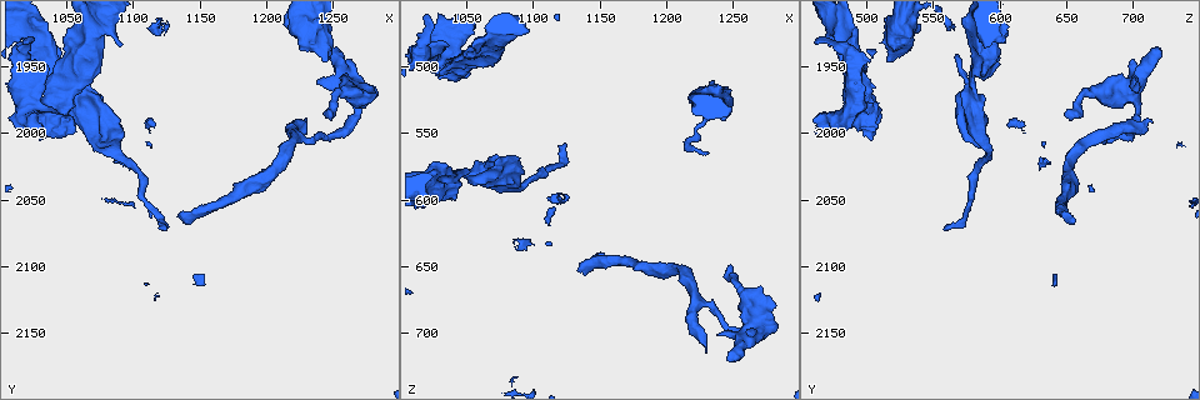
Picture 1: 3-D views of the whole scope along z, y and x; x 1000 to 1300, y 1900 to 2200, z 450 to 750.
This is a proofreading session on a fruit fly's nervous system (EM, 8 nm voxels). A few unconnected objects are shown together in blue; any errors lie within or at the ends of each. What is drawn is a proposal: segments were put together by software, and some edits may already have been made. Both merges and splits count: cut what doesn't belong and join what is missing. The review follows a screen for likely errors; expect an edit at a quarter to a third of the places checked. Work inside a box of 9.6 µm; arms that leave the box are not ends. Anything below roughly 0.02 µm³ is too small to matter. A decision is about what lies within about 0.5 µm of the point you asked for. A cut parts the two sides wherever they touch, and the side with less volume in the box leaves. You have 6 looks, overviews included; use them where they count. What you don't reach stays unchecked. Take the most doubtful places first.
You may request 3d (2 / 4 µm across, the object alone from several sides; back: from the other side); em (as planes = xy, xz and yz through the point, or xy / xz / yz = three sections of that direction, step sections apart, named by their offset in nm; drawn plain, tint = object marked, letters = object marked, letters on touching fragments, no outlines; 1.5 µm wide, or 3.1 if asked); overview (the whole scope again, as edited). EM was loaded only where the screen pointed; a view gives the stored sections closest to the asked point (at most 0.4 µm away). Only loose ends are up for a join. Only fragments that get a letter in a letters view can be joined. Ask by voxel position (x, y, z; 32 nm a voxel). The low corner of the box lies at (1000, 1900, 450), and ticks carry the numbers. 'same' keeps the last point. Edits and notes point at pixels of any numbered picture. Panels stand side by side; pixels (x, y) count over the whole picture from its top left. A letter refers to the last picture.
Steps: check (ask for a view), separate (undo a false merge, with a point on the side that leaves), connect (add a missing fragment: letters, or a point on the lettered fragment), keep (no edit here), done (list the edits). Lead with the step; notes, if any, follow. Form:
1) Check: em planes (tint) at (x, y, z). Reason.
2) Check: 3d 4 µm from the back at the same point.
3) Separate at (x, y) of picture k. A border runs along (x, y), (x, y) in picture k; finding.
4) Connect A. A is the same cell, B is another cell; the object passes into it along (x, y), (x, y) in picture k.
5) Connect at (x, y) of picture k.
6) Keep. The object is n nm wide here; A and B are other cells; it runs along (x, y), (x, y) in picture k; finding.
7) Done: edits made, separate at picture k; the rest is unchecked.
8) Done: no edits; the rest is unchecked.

Check: em yz step 8 (tint) at (1246, 1986, 648). Free end.

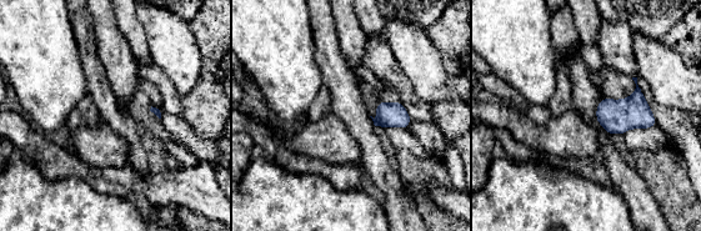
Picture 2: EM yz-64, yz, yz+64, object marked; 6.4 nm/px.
Check: em yz step 8 (letters) at the same point.

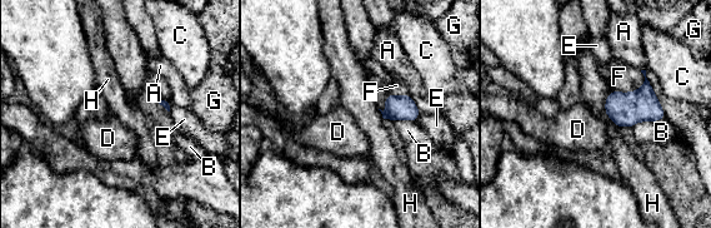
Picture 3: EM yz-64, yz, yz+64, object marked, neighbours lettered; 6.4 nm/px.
Keep. The longest contact is with A, 360 nm; A, B, C, D, E, F, G and H are other cells; none of them fits.

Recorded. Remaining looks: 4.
Check: em xz step 8 (tint) at (1230, 1920, 568). Tapers out.

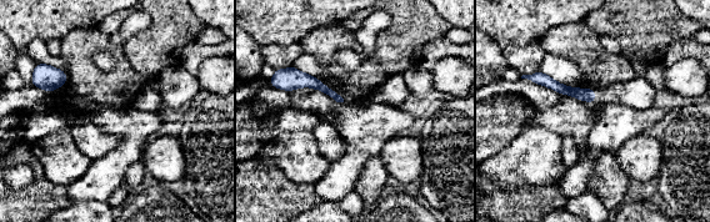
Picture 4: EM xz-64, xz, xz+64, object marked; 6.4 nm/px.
Check: em xz step 8 (letters) at the same point.

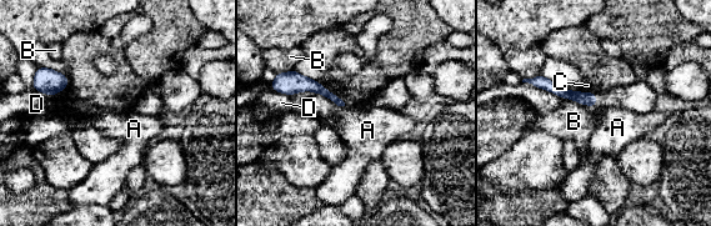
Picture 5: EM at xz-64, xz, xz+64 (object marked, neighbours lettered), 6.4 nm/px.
Keep. A, B, C and D are other cells; a border runs along (338, 105), (344, 106) in picture 5; none of them fits.

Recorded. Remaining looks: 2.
Check: em planes (letters) at (1248, 1938, 720). An open end.

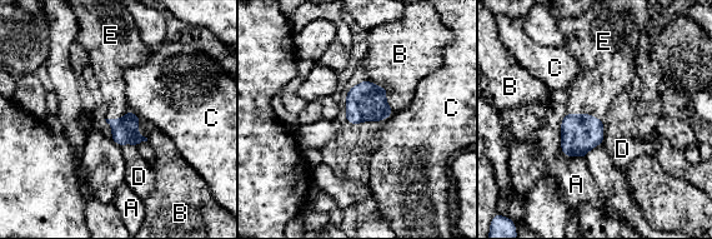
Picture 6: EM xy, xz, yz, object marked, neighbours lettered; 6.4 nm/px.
Connect E. E is the same cell, A, B, C and D are other cells; it goes on there.

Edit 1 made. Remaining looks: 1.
Done: edits made, connect at picture 6; the rest is unchecked.

